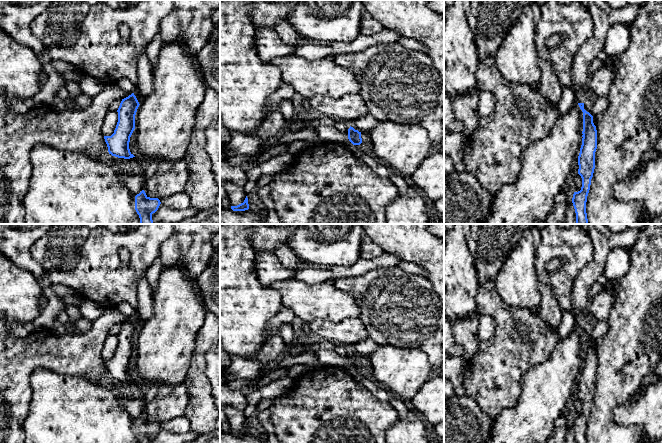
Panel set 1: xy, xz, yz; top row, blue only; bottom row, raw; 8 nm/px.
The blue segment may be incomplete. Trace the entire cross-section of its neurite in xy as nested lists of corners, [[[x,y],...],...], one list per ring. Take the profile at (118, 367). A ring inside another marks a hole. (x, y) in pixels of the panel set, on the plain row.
[[[144,274],[139,278],[137,287],[138,306],[135,315],[122,323],[118,336],[118,346],[111,360],[104,360],[108,376],[124,383],[135,381],[129,373],[130,361],[135,353],[135,339],[139,324],[143,325],[153,314],[153,292]]]

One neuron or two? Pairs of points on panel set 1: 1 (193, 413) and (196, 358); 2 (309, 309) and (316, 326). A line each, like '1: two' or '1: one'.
1: one
2: two

